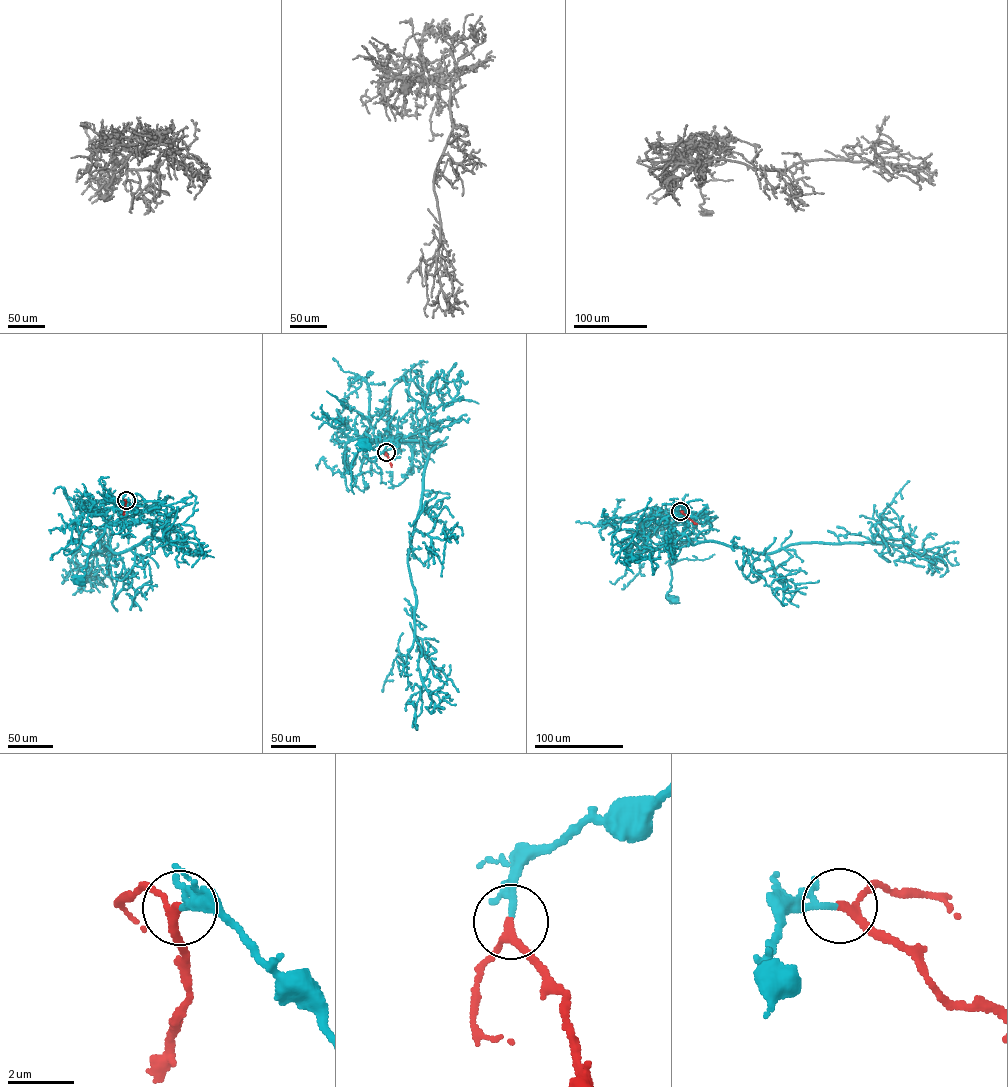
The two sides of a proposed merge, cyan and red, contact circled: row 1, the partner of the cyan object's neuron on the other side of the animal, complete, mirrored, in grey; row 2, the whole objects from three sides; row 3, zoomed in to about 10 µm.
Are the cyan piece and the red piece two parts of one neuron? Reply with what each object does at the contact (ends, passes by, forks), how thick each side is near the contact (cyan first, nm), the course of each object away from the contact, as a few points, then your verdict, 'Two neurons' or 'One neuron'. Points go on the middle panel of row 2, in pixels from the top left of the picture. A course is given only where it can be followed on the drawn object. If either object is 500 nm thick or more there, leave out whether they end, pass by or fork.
At the ring cyan passes by. At the ring red passes by. Thickness 130 nm (cyan) against 200 nm. Course of cyan: (386, 452), (397, 443), (389, 439), (372, 439), (365, 445), (364, 439), (364, 444). Course of red: (386, 452), (391, 467). One neuron

